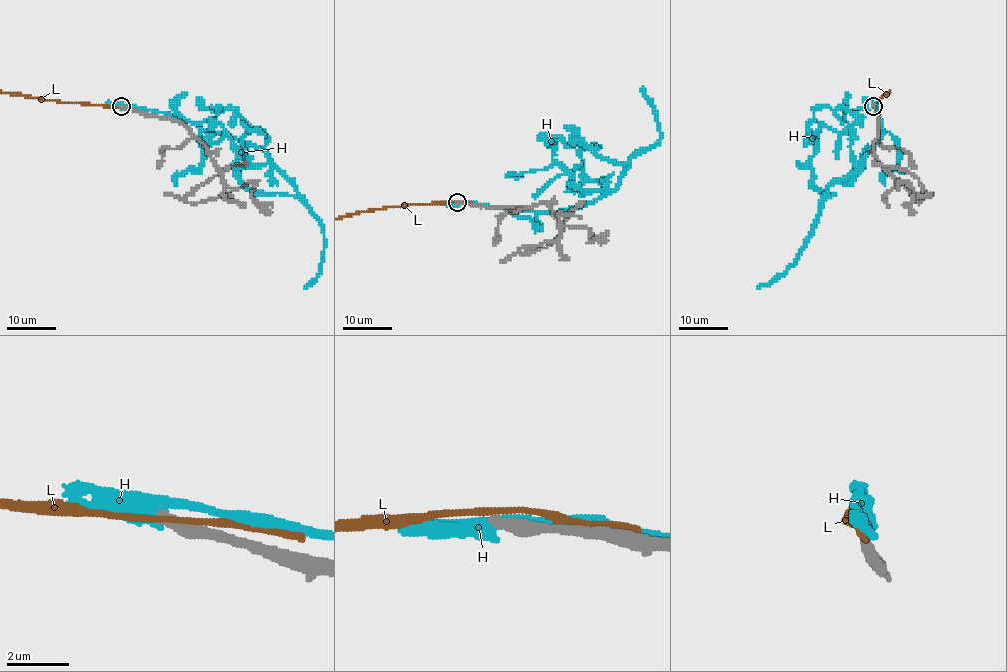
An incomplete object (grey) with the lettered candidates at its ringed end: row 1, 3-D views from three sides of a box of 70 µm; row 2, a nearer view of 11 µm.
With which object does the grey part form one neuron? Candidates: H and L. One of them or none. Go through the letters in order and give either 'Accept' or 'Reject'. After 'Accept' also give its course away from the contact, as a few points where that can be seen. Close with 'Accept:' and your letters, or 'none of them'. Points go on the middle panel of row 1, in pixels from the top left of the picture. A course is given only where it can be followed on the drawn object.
H: Reject
L: Reject
Accept: none of them

